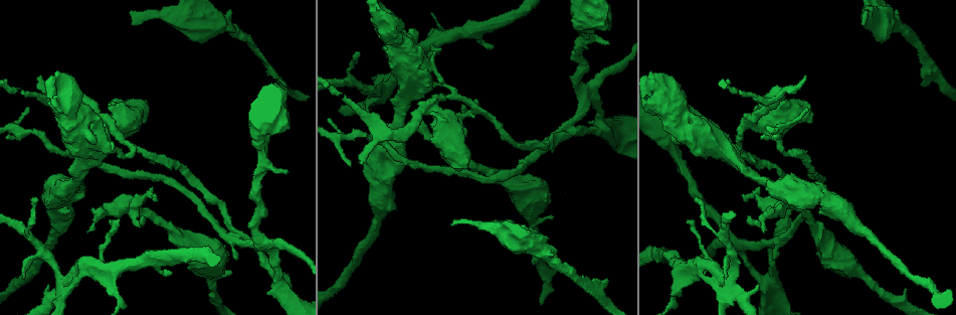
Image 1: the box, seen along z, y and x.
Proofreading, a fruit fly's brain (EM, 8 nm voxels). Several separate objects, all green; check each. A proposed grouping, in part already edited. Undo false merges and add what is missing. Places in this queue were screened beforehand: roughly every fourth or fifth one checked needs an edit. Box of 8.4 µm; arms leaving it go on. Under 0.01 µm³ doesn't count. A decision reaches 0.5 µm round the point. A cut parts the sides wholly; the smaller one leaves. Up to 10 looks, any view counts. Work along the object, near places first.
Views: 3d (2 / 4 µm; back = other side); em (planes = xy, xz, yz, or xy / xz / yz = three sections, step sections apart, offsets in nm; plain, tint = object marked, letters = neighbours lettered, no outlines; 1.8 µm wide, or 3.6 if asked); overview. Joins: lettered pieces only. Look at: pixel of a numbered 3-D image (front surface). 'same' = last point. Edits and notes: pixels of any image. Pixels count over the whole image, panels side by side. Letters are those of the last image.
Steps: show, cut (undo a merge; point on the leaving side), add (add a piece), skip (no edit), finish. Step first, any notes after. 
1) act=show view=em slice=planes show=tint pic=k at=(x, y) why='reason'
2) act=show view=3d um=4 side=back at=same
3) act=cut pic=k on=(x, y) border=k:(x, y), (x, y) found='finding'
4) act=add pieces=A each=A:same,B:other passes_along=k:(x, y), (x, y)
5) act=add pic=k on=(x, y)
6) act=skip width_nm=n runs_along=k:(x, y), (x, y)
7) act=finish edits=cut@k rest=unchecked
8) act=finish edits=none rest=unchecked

act=show view=em slice=xy step=8 show=tint pic=1 at=(494, 45) why='tapers out'

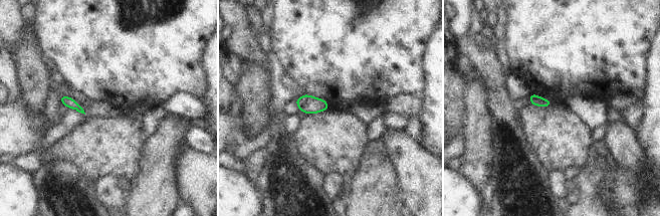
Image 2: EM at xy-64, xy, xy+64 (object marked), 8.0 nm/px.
act=show view=em slice=xy step=8 show=letters at=same why='what lies round it'

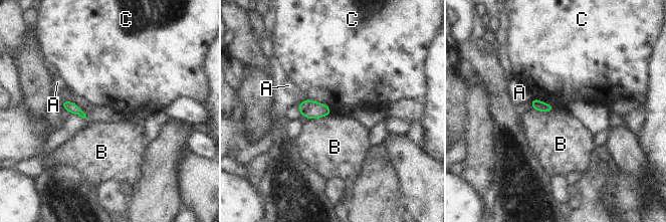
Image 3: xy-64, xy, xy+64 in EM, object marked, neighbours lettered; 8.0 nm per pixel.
act=skip width_nm=80 each=A:other,B:other,C:other found='none of them fits'

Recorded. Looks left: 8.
act=show view=3d um=4 side=back pic=1 at=(433, 102)

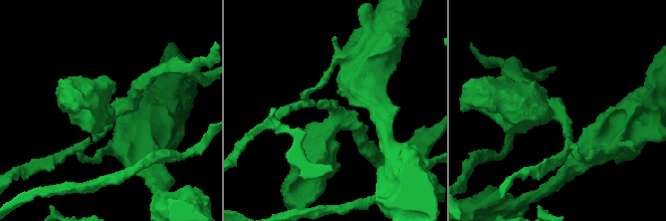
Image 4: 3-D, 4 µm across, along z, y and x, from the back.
act=show view=em slice=xy step=16 show=letters pic=4 at=(556, 113) arms=3 arm_widths_nm=170,240,550

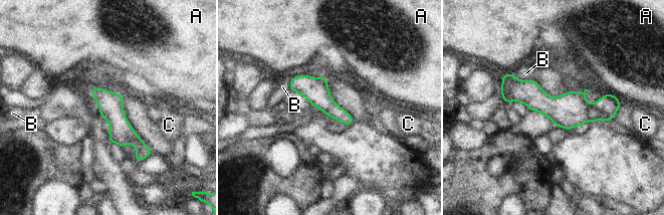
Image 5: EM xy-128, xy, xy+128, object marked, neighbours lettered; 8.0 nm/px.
act=skip width_nm=190 each=A:other,B:other,C:other border=5:(512, 72), (524, 80), (533, 77) found='one neuron here'

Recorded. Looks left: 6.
act=show view=em slice=planes show=tint pic=1 at=(381, 85) why='four arms meet'

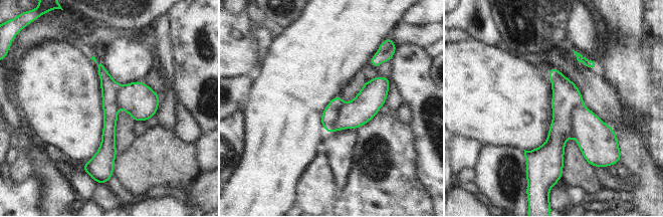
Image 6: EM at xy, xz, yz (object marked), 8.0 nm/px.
act=show view=em slice=planes show=letters at=same

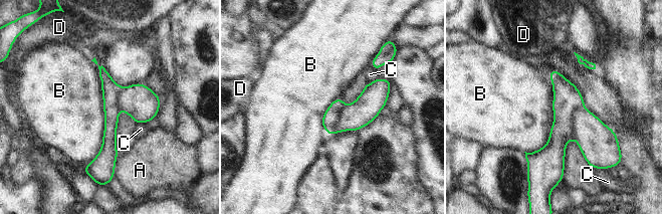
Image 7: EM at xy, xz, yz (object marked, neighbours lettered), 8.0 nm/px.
act=cut pic=7 on=(596, 140) width_nm=200 each=A:other,B:other,C:other,D:other border=7:(584, 106), (573, 113), (573, 138) found='two neurons meet here'

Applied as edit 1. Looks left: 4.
act=show view=overview why='see it whole again'

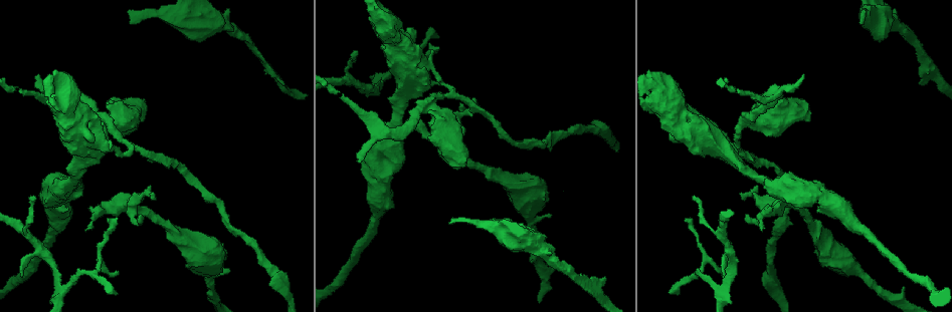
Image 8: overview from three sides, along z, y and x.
act=show view=em slice=xz step=4 show=tint pic=8 at=(919, 82)

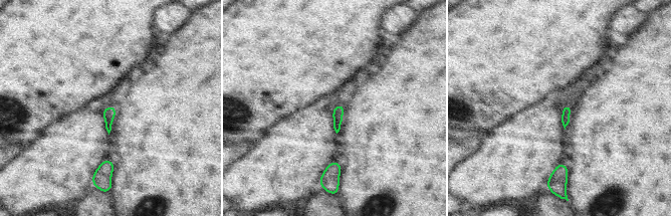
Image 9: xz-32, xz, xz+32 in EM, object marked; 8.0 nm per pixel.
act=show view=em slice=yz step=16 show=letters at=same why='another direction'

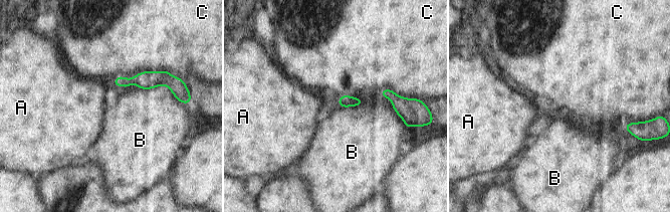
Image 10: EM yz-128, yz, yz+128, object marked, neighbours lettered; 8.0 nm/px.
act=skip longest_contact=C:500nm each=A:other,B:other,C:other found='none of them fits'

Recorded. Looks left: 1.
act=finish edits=cut@7 rest=unchecked

